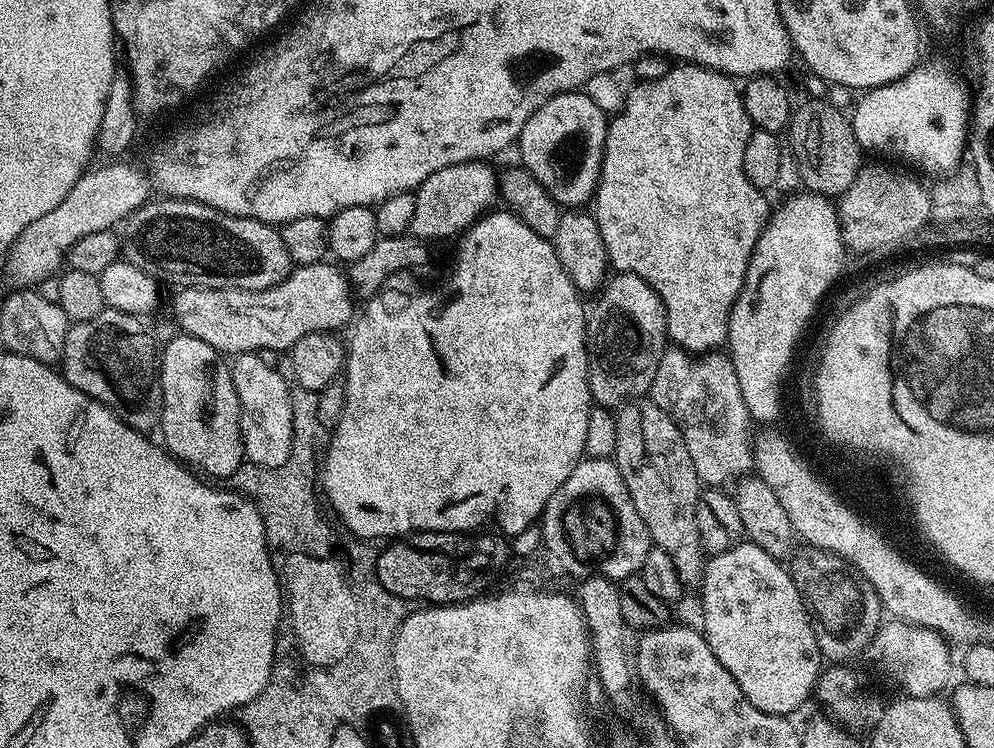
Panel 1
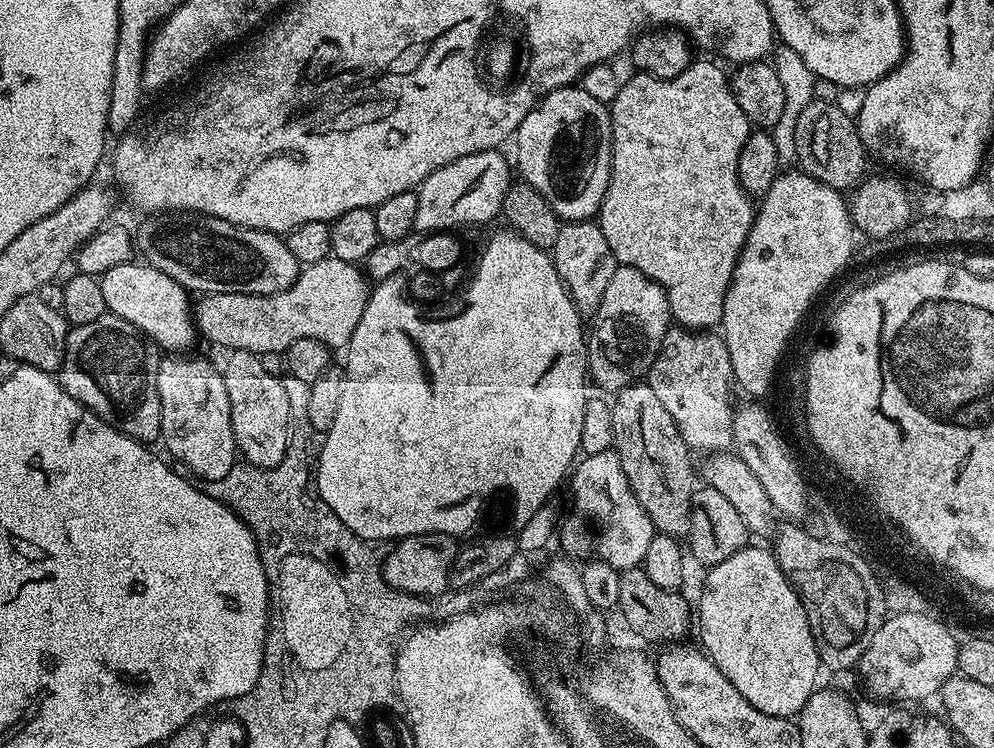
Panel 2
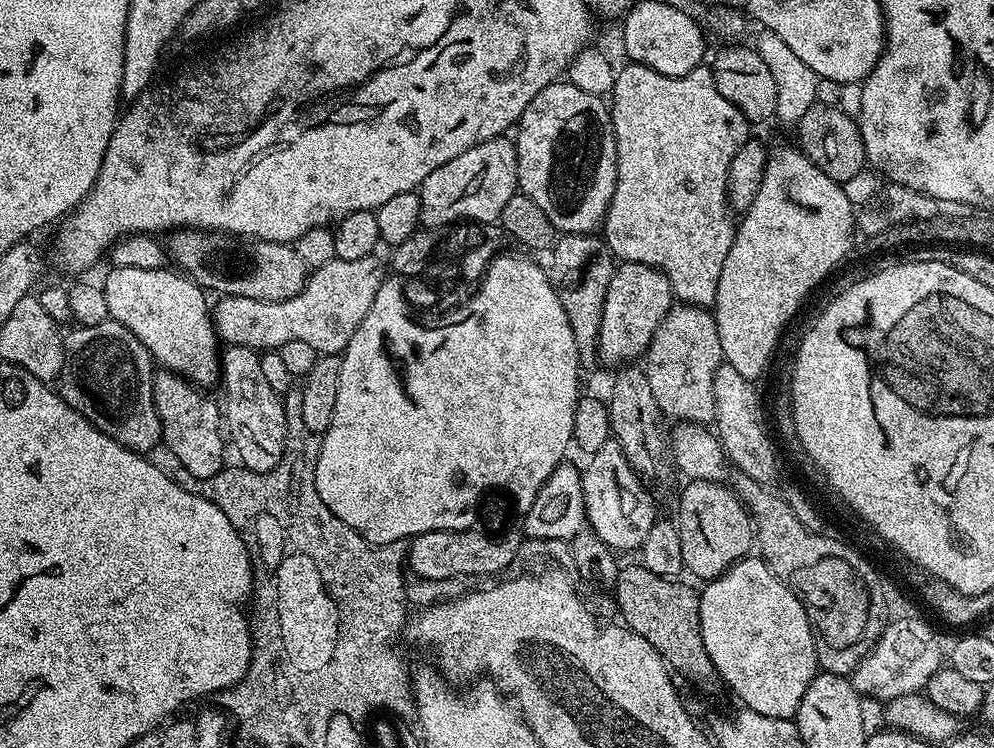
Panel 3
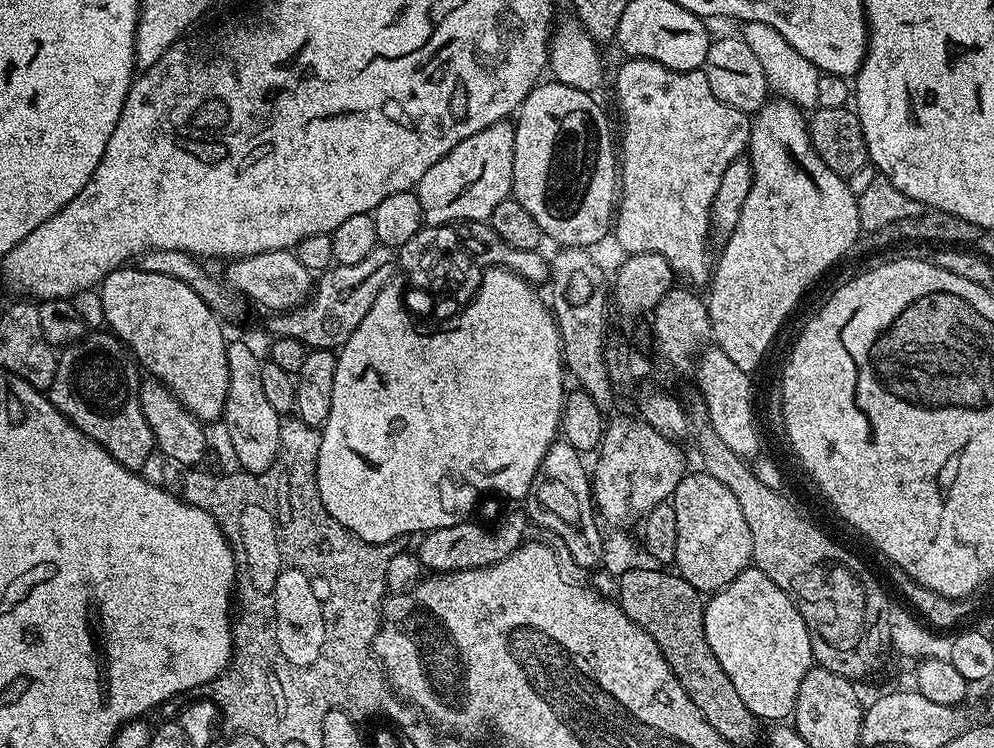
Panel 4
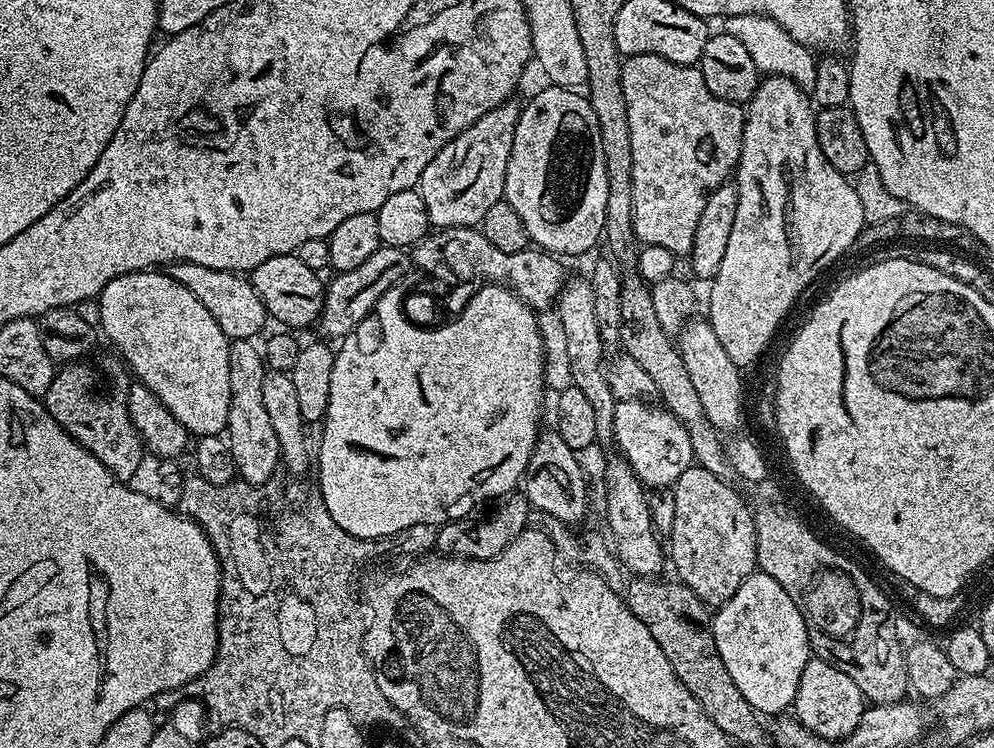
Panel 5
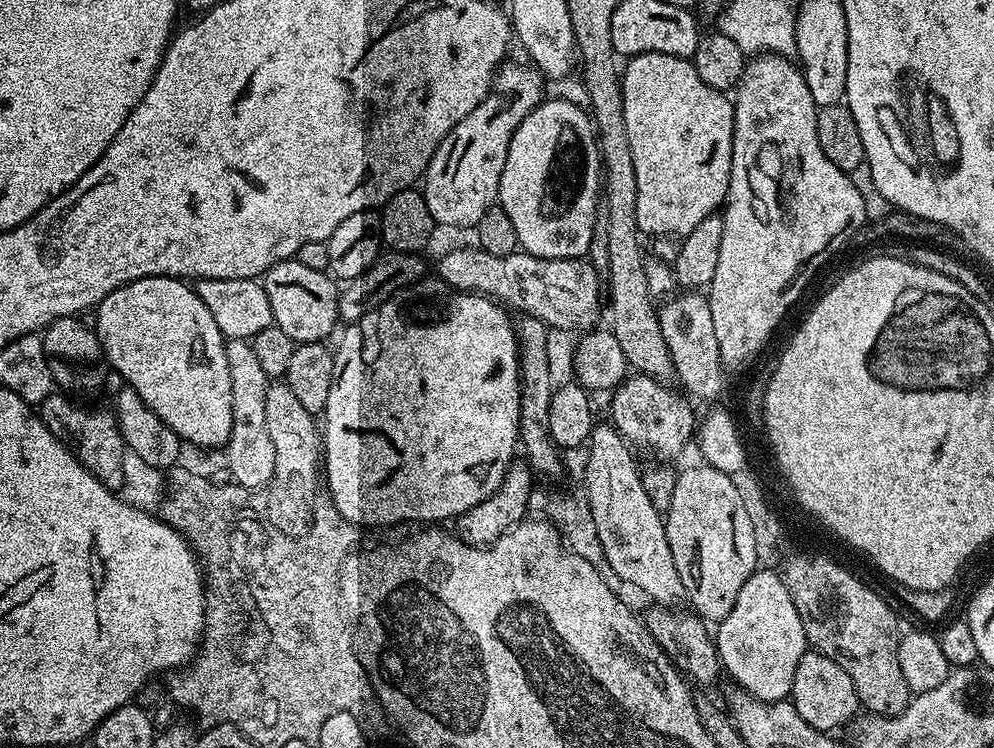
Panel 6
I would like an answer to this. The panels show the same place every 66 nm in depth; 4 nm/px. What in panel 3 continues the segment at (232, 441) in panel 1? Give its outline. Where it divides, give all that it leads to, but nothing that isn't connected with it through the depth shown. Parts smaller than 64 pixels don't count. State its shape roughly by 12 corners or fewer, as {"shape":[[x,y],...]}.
{"shape":[[153,375],[163,447],[196,480],[226,464],[222,412],[183,376]]}

